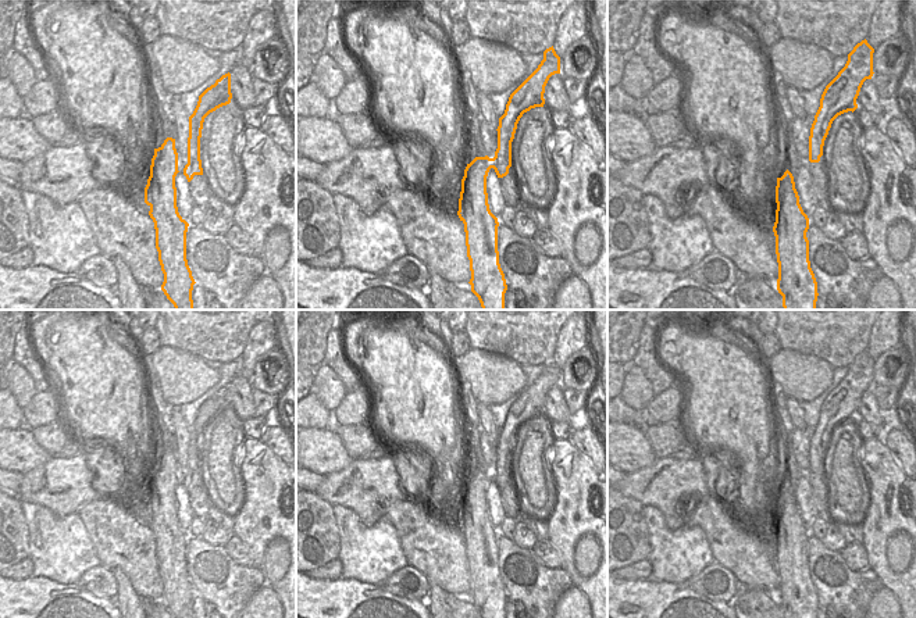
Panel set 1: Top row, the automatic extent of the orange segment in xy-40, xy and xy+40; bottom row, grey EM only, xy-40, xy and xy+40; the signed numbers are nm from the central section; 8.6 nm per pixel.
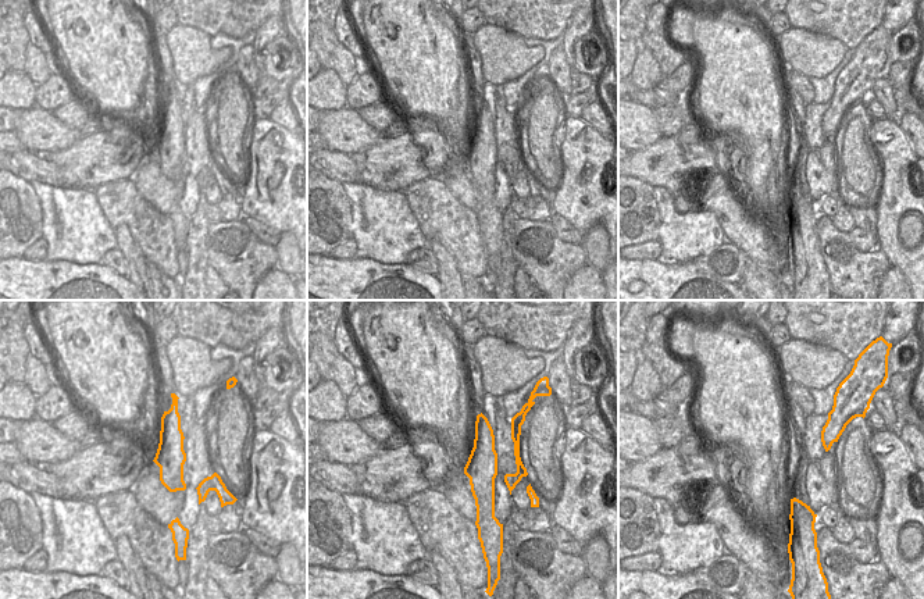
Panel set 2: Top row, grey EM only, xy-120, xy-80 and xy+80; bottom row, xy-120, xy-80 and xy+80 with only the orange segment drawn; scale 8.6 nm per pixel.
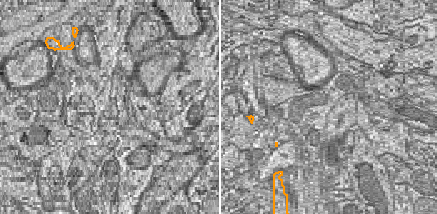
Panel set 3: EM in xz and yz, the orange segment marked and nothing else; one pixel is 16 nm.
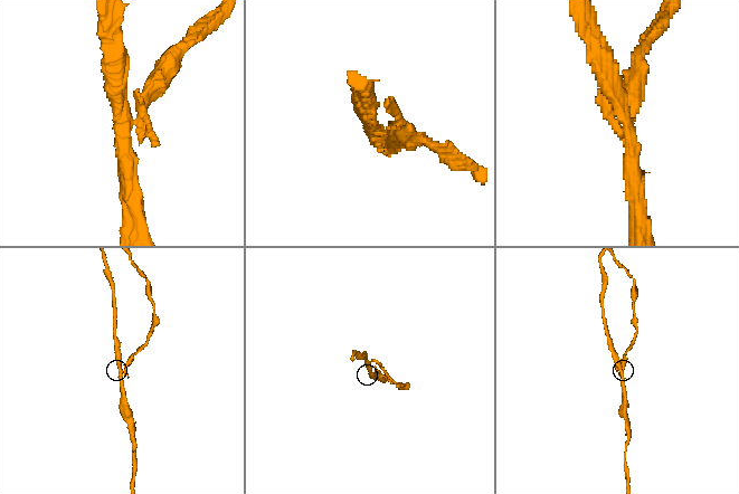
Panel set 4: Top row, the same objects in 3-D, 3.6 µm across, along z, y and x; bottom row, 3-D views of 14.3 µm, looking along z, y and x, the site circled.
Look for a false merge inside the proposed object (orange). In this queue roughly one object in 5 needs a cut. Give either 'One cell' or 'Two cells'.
Two cells.

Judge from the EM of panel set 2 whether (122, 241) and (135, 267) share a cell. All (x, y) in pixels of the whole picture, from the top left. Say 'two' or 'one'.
one

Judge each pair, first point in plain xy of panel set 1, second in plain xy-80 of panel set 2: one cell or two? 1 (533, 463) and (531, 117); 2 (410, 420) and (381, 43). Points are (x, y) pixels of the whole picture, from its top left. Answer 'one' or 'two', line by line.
1: one
2: one

